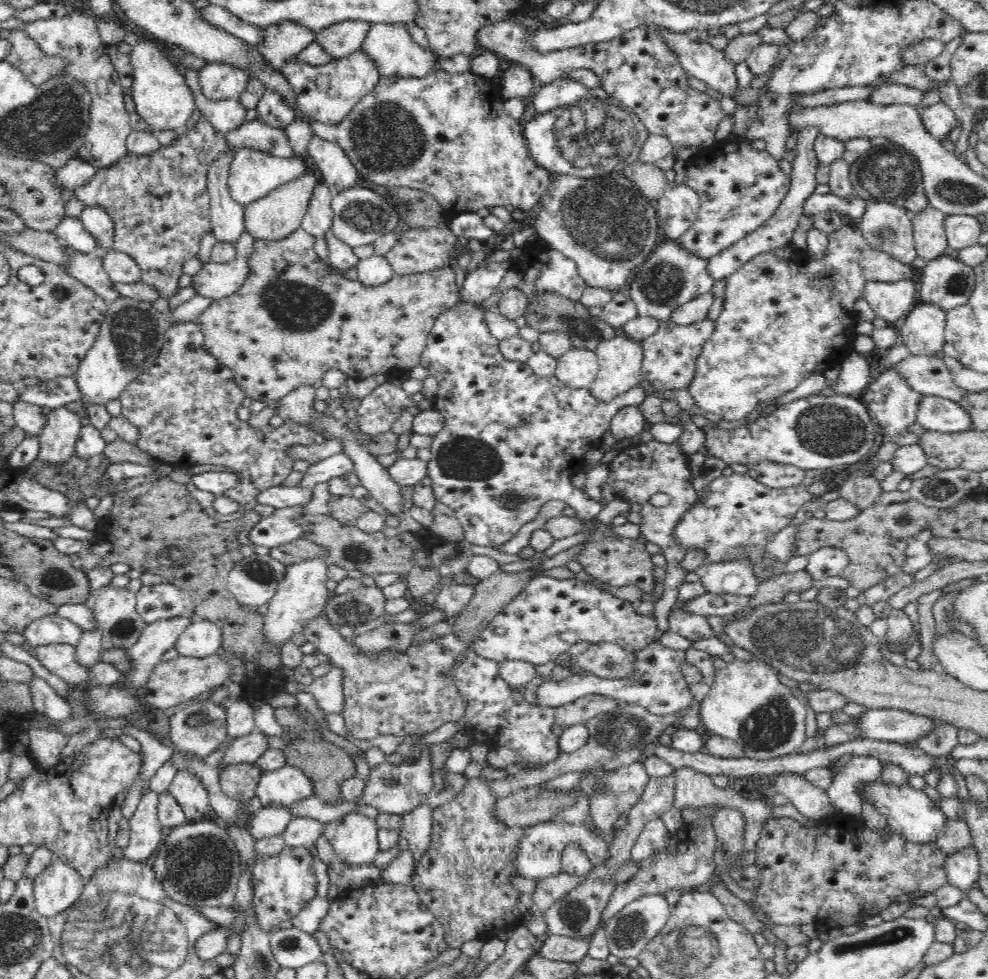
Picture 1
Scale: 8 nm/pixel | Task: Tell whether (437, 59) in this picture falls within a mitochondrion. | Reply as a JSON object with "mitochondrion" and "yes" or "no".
{"mitochondrion":"no"}

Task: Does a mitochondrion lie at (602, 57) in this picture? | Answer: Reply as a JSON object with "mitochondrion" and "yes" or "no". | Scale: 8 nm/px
{"mitochondrion":"no"}

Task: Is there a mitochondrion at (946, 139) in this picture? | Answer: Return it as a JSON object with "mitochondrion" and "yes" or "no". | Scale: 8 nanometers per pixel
{"mitochondrion":"no"}

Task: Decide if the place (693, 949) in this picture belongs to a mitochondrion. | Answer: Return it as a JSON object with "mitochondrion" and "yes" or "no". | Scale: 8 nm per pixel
{"mitochondrion":"yes"}

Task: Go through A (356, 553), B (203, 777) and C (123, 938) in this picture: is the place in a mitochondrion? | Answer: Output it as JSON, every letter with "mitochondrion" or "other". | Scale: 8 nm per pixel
{"A":"mitochondrion","B":"other","C":"mitochondrion"}

